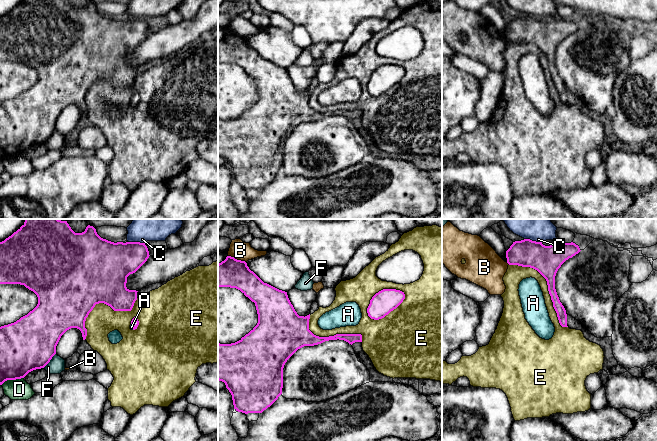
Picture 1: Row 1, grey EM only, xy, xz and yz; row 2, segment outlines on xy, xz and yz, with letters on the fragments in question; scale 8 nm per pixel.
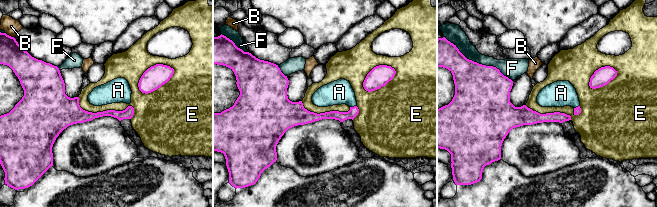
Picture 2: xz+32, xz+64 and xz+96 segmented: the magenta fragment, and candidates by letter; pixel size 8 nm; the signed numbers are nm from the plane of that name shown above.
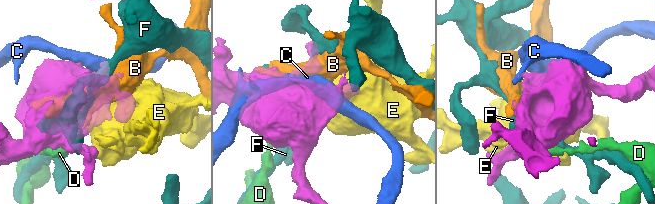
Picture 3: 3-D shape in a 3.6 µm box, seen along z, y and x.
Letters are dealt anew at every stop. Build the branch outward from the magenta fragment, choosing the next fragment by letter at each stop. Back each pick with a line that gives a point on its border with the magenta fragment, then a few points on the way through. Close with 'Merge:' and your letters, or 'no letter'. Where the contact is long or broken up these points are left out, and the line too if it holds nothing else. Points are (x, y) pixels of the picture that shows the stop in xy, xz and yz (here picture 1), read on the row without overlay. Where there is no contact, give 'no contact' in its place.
A: meets magenta in xy at (133, 103)
Merge: A

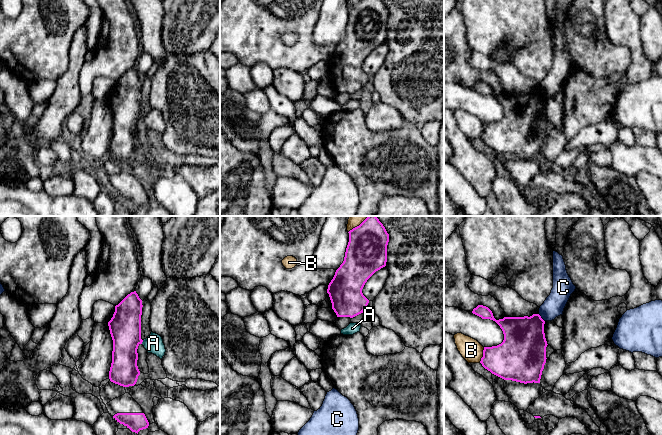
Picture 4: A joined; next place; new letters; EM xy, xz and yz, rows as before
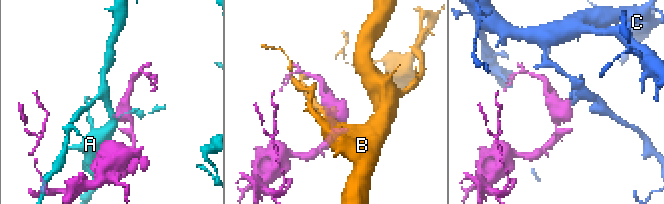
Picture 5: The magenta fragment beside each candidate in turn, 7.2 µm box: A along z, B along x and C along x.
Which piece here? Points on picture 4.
Merge: no letter

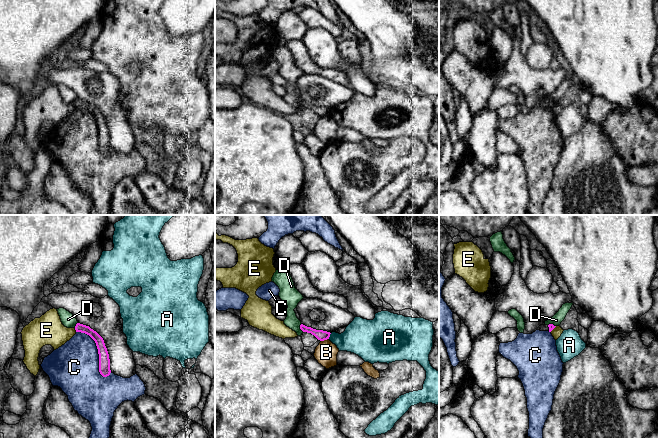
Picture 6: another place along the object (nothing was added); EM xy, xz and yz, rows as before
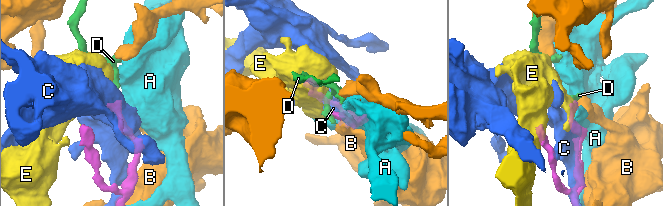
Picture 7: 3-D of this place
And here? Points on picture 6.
Merge: no letter

